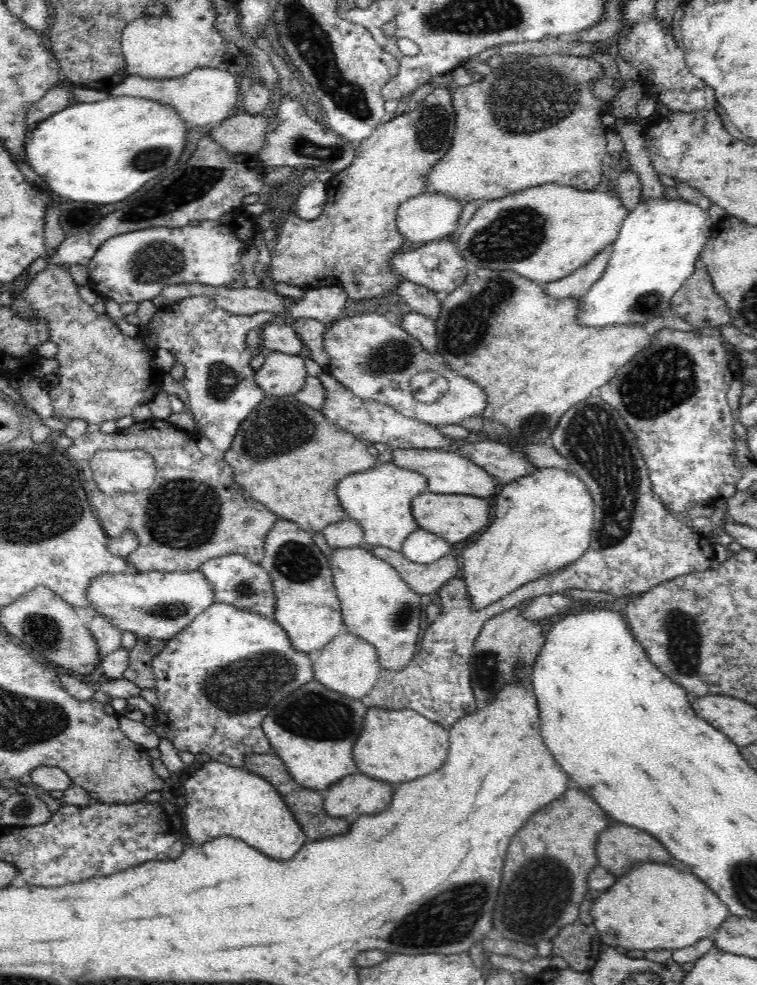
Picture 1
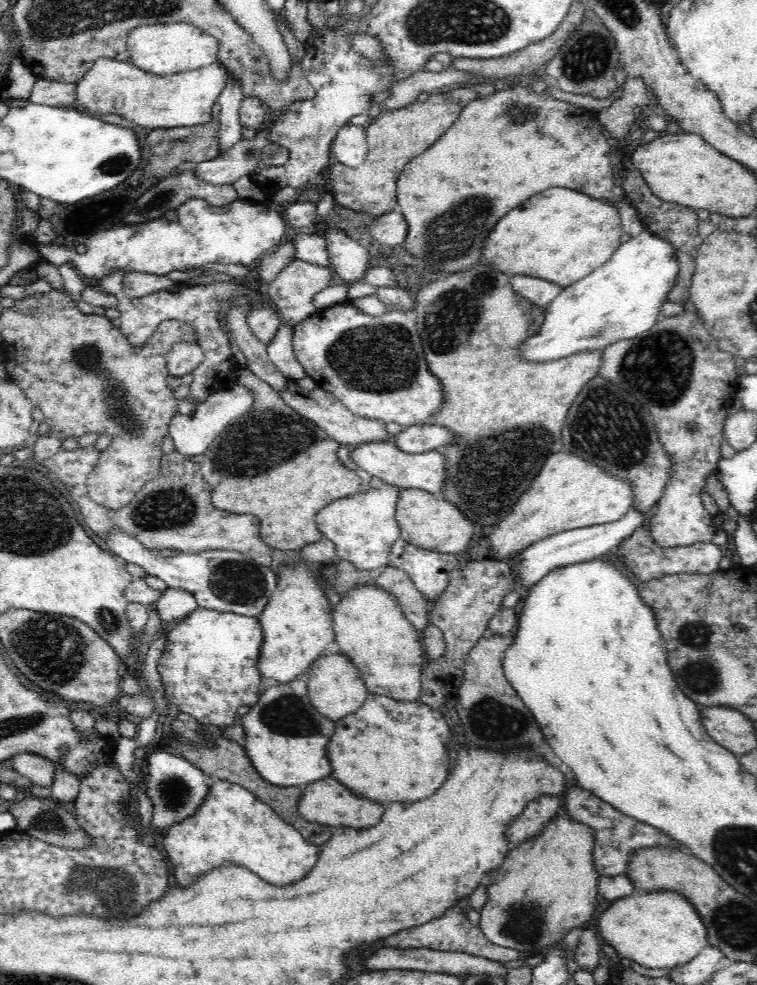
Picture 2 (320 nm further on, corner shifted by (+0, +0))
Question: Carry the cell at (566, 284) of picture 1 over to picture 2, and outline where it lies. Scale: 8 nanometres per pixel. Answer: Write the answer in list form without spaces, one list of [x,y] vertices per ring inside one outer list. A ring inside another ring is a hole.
[[[521,274],[511,275],[509,281],[516,294],[542,307],[547,307],[563,289],[562,286],[546,279]]]

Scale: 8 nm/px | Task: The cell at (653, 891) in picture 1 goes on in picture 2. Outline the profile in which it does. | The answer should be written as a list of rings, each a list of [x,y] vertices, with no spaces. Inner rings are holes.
[[[662,890],[640,894],[632,893],[628,898],[612,902],[593,924],[620,958],[629,958],[646,968],[673,969],[690,962],[708,945],[708,932],[700,915],[679,892]]]

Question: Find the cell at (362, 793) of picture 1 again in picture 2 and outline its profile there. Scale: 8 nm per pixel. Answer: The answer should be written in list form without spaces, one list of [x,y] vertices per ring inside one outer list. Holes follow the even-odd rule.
[[[322,778],[318,782],[312,782],[308,786],[303,786],[303,791],[298,802],[298,812],[302,818],[308,822],[318,822],[318,824],[328,824],[328,826],[350,826],[350,828],[366,828],[366,826],[376,826],[382,820],[384,806],[378,802],[370,802],[366,798],[360,798],[352,794],[348,788],[344,788],[338,780],[334,778]]]

